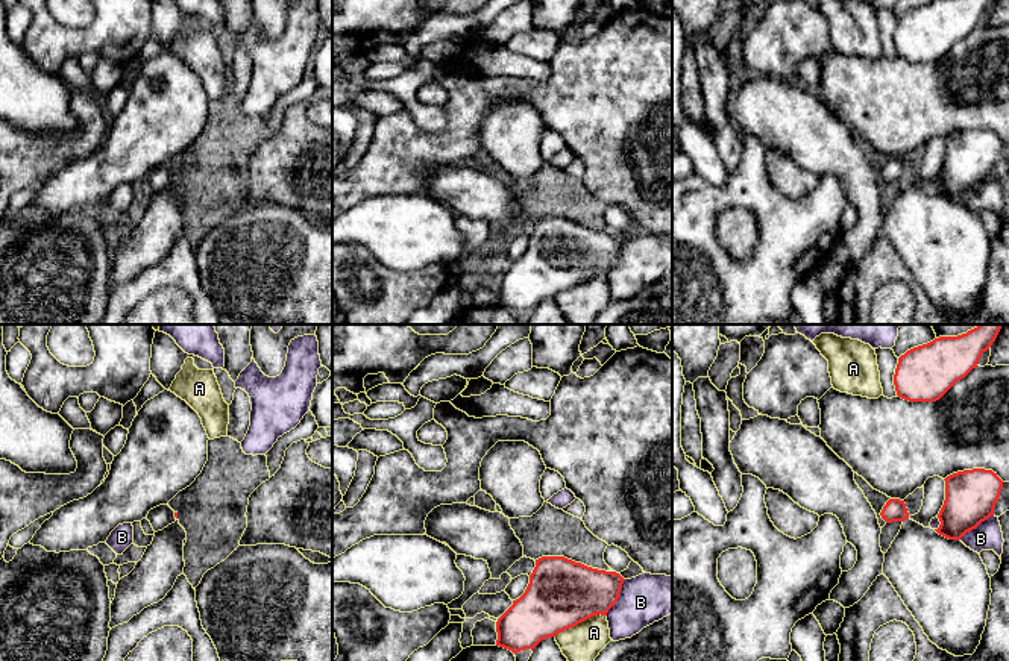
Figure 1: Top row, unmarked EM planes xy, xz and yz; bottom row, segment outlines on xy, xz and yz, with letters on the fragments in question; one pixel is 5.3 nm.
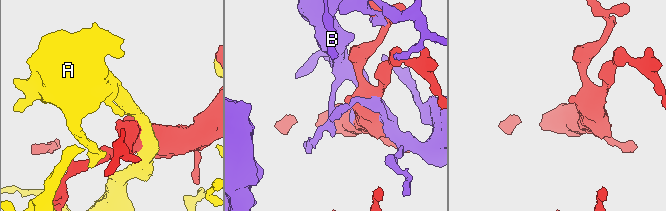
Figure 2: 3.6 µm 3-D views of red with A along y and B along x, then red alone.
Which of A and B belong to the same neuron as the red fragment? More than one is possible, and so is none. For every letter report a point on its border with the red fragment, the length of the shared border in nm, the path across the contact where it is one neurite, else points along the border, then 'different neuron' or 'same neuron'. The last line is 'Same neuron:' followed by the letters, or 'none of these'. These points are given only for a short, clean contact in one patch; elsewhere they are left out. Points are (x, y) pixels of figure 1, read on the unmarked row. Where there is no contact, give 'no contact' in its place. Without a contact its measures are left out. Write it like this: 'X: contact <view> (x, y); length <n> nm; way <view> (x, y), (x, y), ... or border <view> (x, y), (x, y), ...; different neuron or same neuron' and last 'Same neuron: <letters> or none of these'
A: contact xz (580, 282); length 300 nm; different neuron
B: contact xz (618, 258); length 220 nm; different neuron
Same neuron: none of these

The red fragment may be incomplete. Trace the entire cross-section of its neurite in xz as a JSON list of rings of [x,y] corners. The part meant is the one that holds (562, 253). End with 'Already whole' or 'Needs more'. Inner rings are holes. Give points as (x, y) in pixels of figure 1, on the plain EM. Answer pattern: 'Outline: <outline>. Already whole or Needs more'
Outline: [[[542,217],[525,253],[498,279],[496,306],[517,314],[593,277],[618,262],[624,238],[564,217]]]. Already whole

